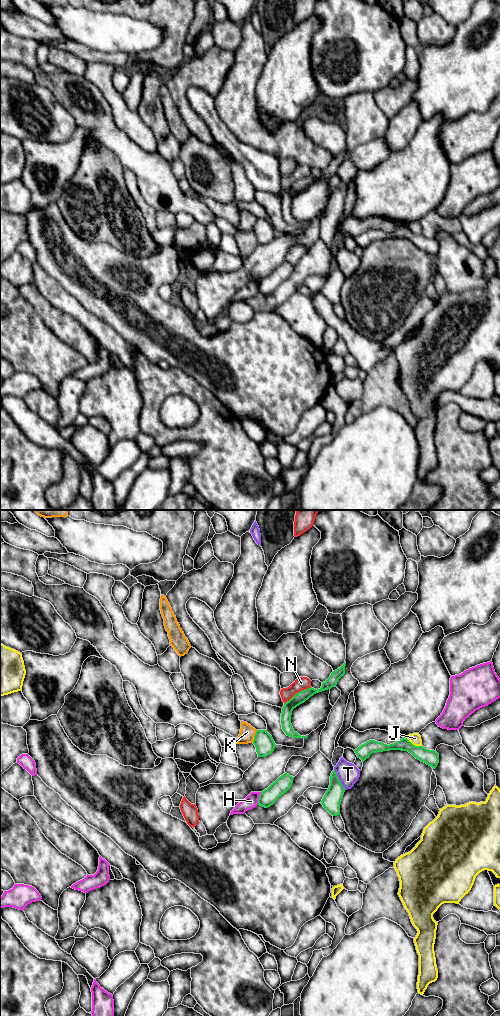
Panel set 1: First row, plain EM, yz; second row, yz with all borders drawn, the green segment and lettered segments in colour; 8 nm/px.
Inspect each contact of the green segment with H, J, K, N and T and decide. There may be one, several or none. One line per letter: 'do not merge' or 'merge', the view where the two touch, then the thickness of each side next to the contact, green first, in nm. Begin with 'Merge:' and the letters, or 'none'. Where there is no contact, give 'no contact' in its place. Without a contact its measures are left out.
Merge: none
H: do not merge; contact in yz; calibres 130 and 110 nm
J: do not merge; contact in yz; calibres 120 and 90 nm
K: do not merge; contact in yz; calibres 160 and 120 nm
N: do not merge; contact in yz; calibres 90 and 110 nm
T: do not merge; contact in yz; calibres 150 and 170 nm

